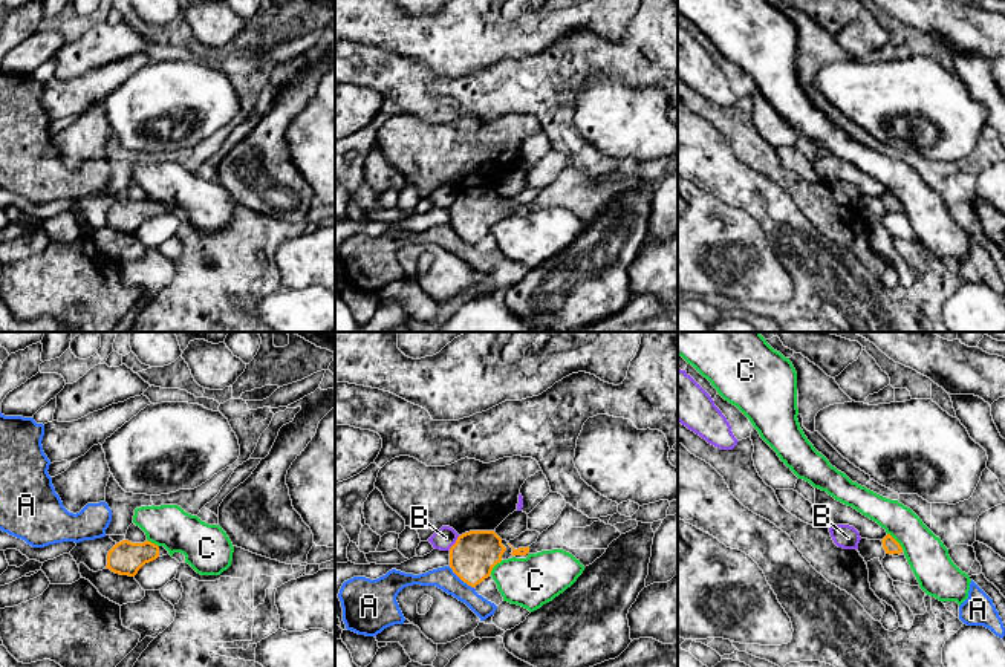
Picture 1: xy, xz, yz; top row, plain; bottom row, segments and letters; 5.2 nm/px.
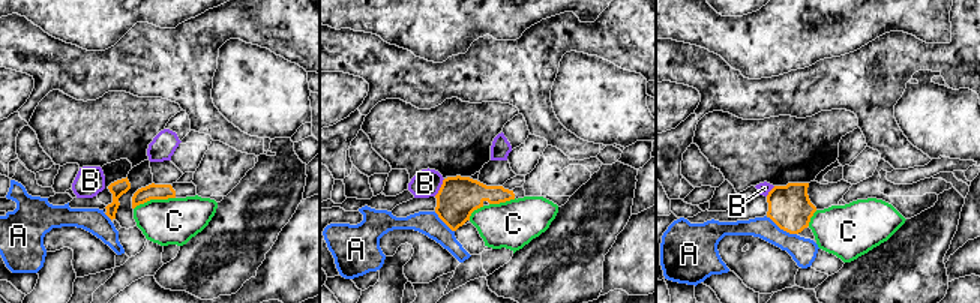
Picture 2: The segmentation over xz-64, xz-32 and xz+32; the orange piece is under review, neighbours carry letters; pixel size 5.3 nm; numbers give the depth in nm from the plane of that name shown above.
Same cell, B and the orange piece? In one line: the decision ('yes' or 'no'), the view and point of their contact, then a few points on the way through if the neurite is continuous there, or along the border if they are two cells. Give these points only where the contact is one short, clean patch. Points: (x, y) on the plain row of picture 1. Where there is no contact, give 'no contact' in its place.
no | xz (455, 201) | along xz (459, 193), (448, 207)

